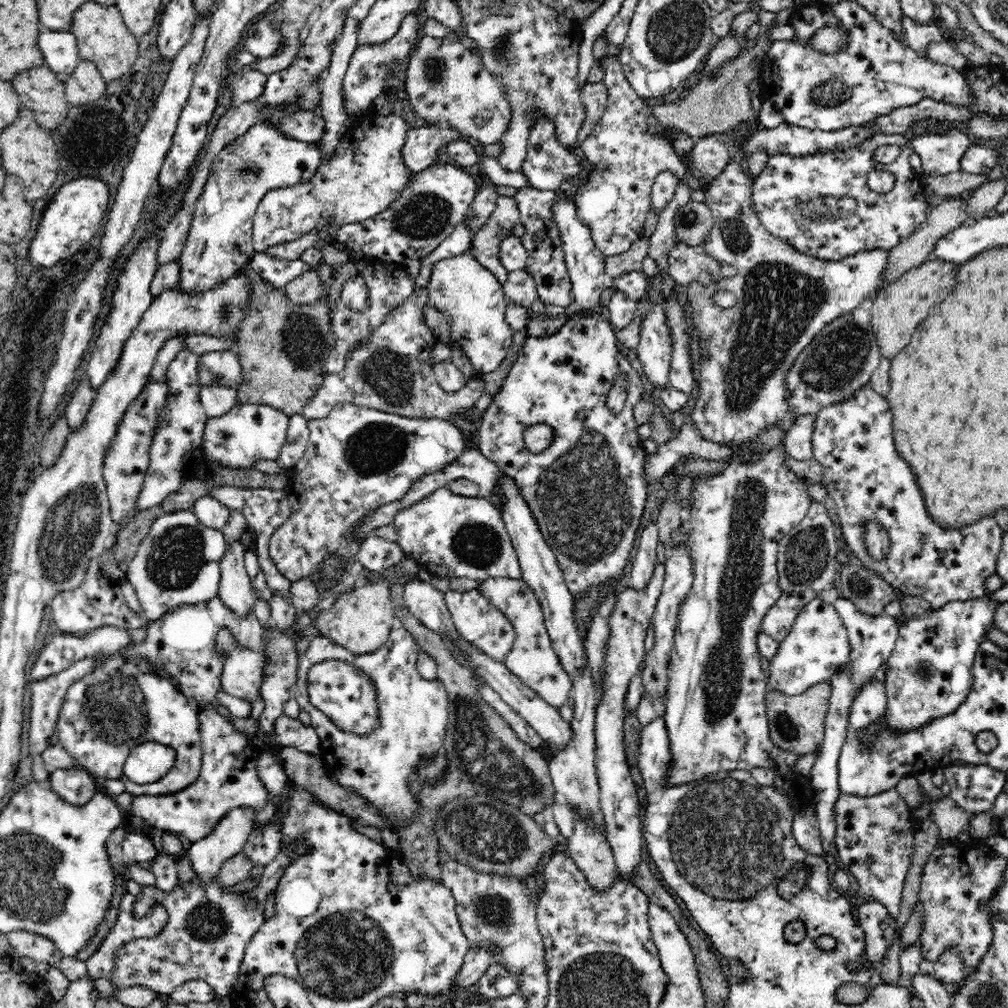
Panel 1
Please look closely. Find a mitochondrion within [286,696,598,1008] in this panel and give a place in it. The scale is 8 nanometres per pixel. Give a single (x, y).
(345, 955)

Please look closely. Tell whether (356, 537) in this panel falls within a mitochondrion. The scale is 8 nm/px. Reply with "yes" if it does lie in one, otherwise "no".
no

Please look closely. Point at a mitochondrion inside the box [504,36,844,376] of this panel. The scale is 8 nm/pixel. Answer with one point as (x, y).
(736, 234)

